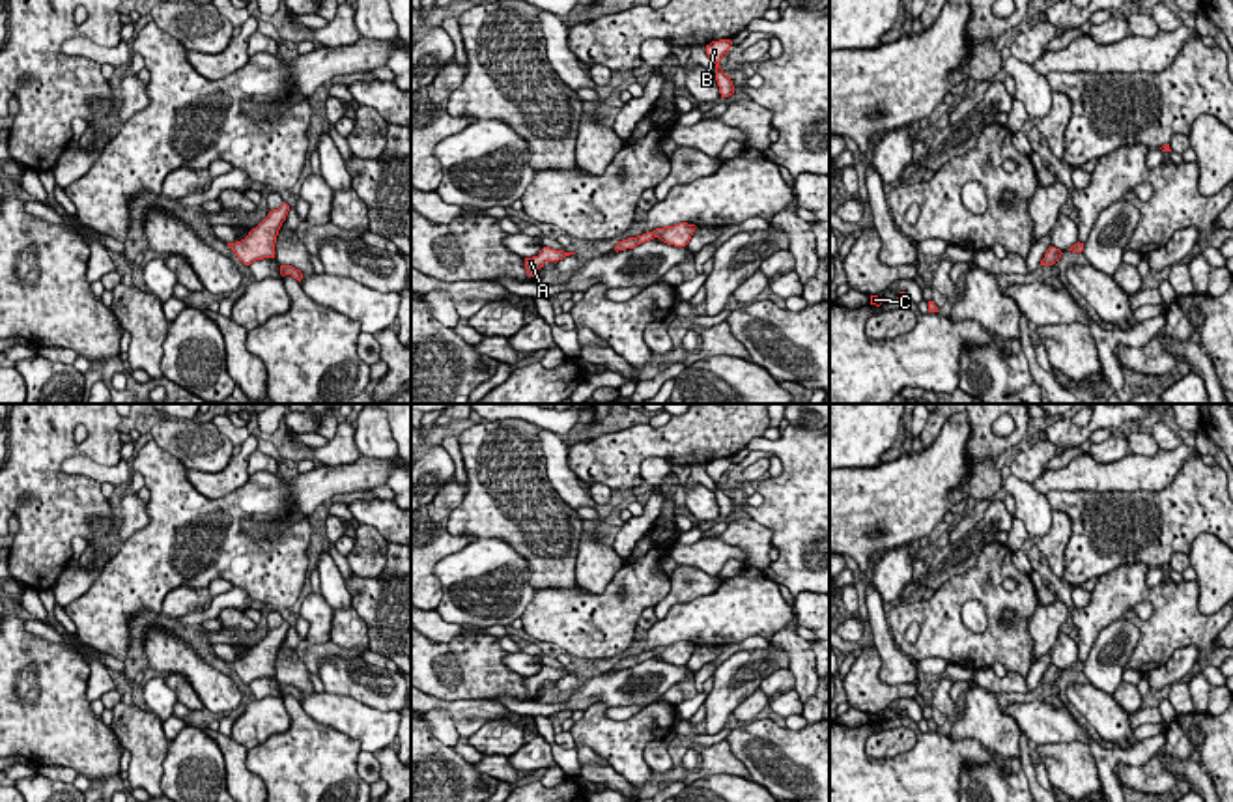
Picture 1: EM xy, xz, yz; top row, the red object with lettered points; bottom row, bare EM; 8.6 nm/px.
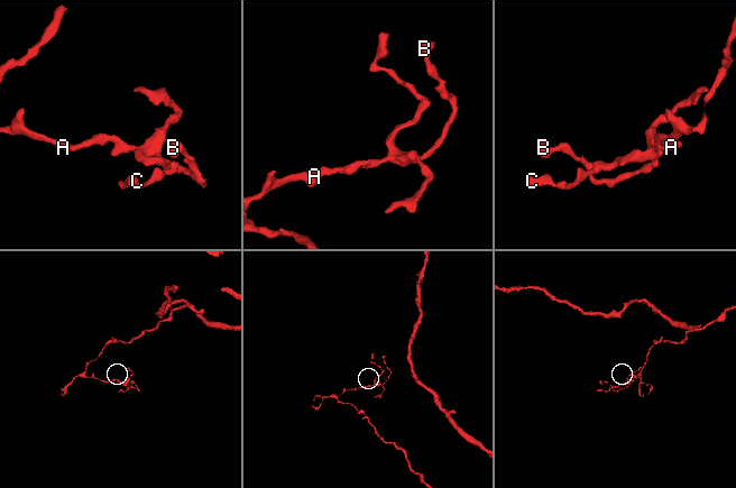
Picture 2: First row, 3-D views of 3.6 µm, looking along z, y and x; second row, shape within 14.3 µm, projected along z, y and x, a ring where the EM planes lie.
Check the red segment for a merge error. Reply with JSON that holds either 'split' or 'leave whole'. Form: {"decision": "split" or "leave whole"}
{"decision": "leave whole"}

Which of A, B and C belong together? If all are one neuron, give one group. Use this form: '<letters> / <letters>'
A B C

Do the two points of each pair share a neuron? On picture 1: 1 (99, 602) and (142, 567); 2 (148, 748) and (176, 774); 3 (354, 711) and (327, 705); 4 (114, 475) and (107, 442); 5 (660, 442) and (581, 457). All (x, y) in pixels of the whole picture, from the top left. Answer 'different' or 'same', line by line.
1: same
2: different
3: same
4: different
5: same

